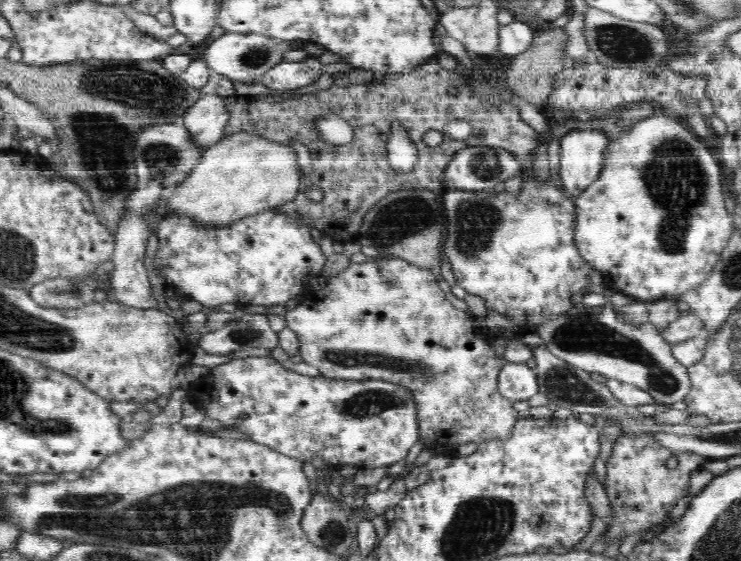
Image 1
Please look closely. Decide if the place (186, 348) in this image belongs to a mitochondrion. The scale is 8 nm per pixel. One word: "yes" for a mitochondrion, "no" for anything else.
no

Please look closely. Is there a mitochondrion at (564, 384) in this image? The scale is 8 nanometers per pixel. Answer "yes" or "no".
yes

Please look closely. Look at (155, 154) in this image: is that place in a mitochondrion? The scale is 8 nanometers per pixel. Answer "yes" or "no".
yes

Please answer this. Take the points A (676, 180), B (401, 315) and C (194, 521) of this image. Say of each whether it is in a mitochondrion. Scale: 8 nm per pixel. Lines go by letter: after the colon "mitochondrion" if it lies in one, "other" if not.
A: mitochondrion
B: other
C: mitochondrion

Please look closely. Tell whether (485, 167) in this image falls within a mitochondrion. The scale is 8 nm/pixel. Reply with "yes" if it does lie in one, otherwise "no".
yes

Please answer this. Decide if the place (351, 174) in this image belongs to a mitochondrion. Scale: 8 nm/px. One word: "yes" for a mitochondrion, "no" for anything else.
yes

